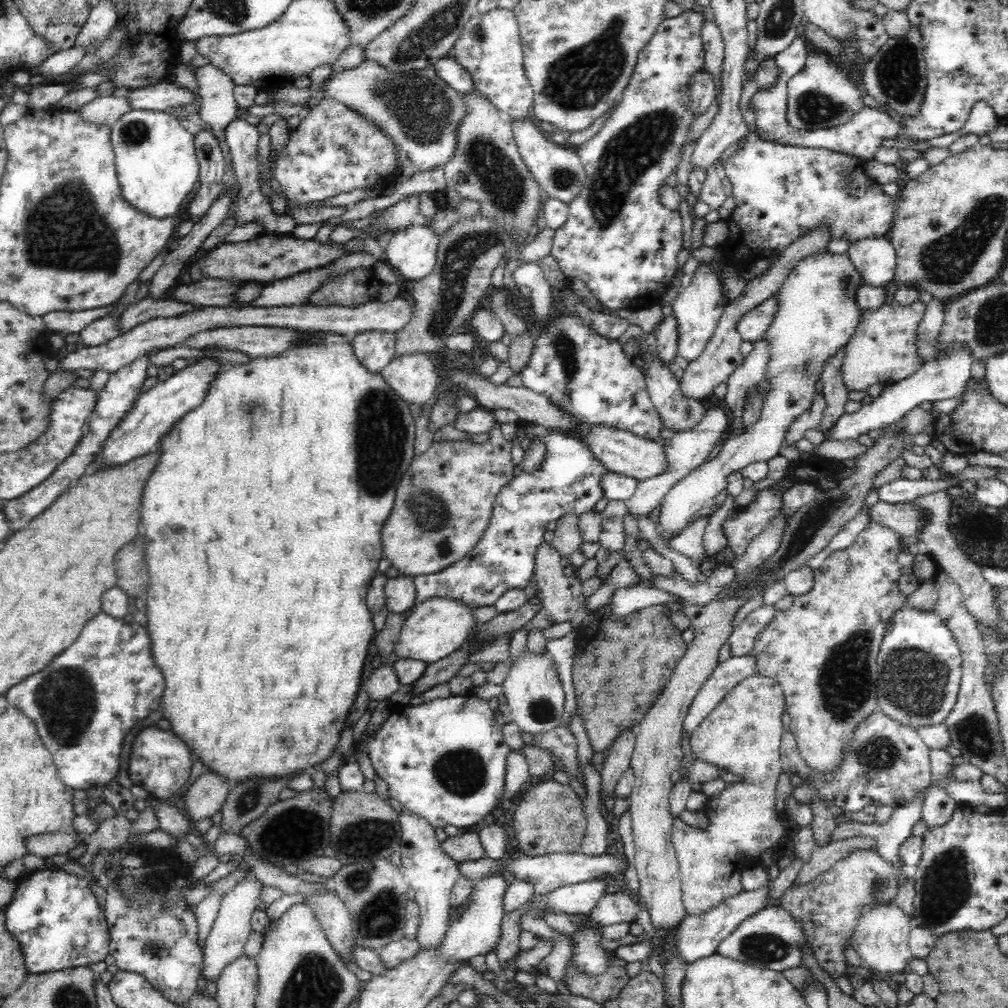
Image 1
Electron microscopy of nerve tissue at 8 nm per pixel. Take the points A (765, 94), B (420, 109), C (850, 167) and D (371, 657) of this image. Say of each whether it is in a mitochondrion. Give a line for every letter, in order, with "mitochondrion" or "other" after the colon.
A: other
B: mitochondrion
C: other
D: other

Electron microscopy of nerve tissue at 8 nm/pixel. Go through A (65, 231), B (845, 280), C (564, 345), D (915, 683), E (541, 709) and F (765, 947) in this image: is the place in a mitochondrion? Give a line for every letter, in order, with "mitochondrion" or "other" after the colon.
A: mitochondrion
B: mitochondrion
C: mitochondrion
D: mitochondrion
E: mitochondrion
F: mitochondrion

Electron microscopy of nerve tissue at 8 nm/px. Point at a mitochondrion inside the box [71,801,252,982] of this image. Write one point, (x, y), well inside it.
(153, 945)

